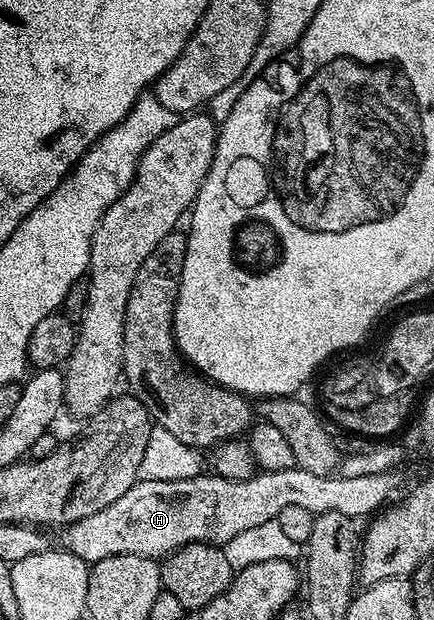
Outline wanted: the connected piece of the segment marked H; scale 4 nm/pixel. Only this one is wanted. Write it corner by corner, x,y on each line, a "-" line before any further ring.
293,466
280,471
263,471
254,474
247,480
227,480
214,473
202,473
187,480
151,481
140,479
129,489
129,493
117,497
113,505
105,505
90,517
81,517
81,521
69,523
62,528
62,546
81,557
86,563
93,564
105,557
118,555
136,555
149,557
156,561
171,555
190,543
213,543
226,545
237,533
245,533
245,529
253,529
256,525
265,525
265,521
278,519
281,509
288,505
297,505
300,509
309,509
315,516
321,513
345,513
356,517
371,517
388,502
387,498
395,491
399,483
398,470
377,473
369,477
349,477
344,479
338,474
318,475
305,469

